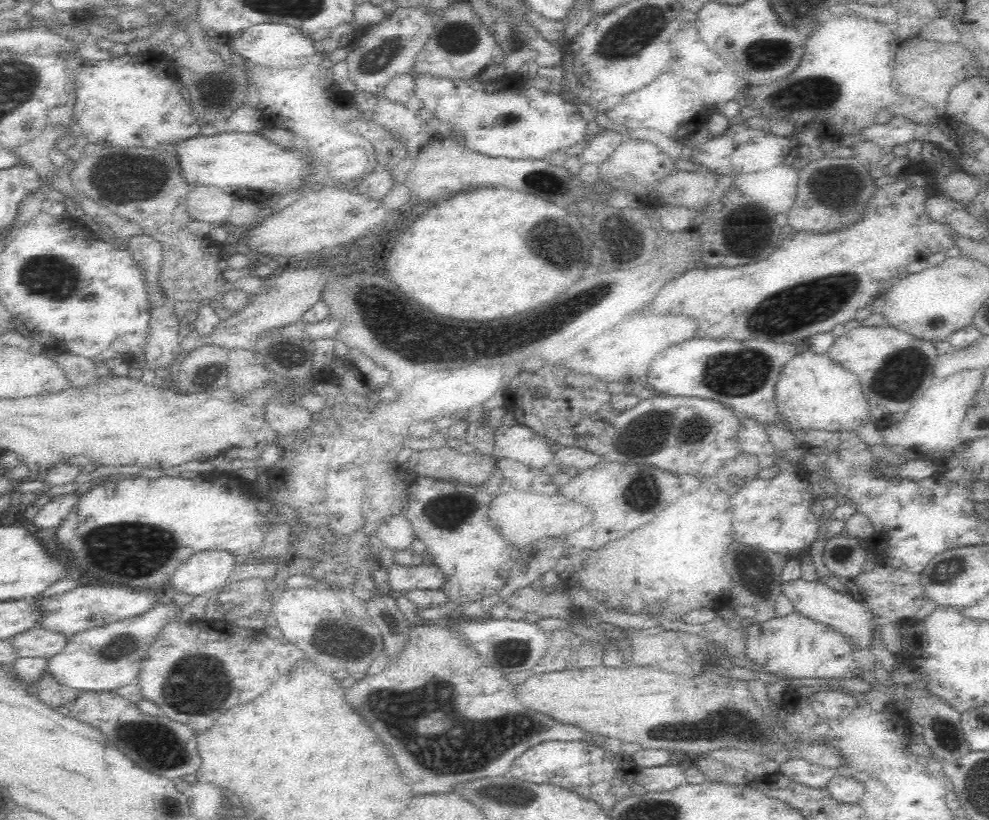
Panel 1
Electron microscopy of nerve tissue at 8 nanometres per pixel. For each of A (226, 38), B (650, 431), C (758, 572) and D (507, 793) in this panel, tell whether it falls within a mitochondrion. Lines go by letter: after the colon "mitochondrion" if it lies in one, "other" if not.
A: other
B: mitochondrion
C: mitochondrion
D: mitochondrion

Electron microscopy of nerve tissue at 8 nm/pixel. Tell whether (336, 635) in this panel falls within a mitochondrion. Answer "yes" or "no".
yes

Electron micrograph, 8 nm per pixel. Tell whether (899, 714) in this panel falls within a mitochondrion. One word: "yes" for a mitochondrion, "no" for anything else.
no

